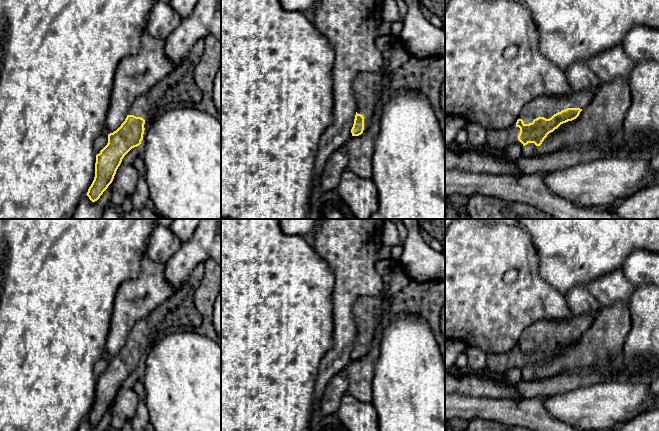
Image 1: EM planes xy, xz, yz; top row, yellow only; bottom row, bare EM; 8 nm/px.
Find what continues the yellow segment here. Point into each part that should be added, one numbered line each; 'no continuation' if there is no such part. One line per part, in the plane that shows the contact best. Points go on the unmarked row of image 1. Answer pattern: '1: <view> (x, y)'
1: yz (545, 330)

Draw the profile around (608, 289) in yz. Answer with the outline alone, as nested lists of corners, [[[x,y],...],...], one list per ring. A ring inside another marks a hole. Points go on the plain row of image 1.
[[[622,269],[590,280],[584,286],[603,306],[611,306],[617,301],[630,303],[631,296],[637,288],[625,277]]]

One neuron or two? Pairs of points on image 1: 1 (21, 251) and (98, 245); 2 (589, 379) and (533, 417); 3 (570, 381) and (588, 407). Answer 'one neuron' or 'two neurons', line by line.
1: one neuron
2: two neurons
3: two neurons

